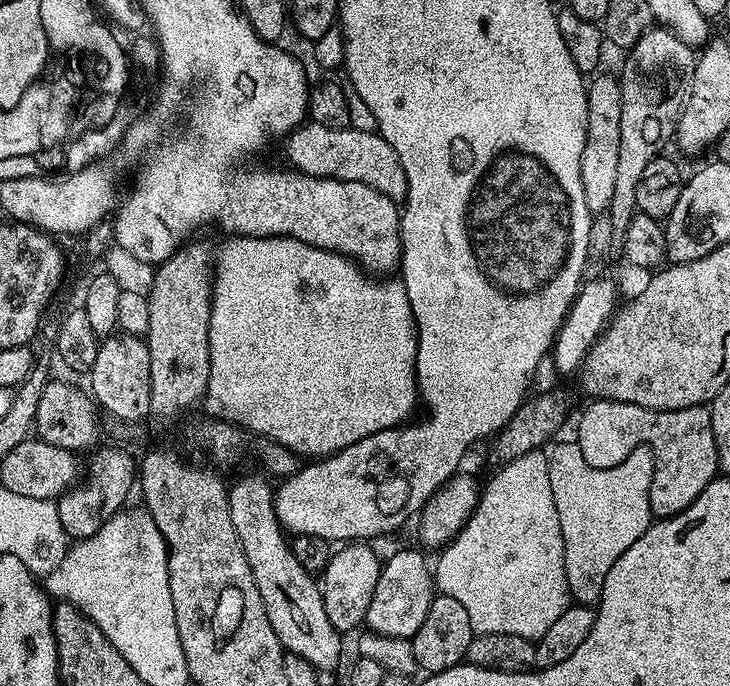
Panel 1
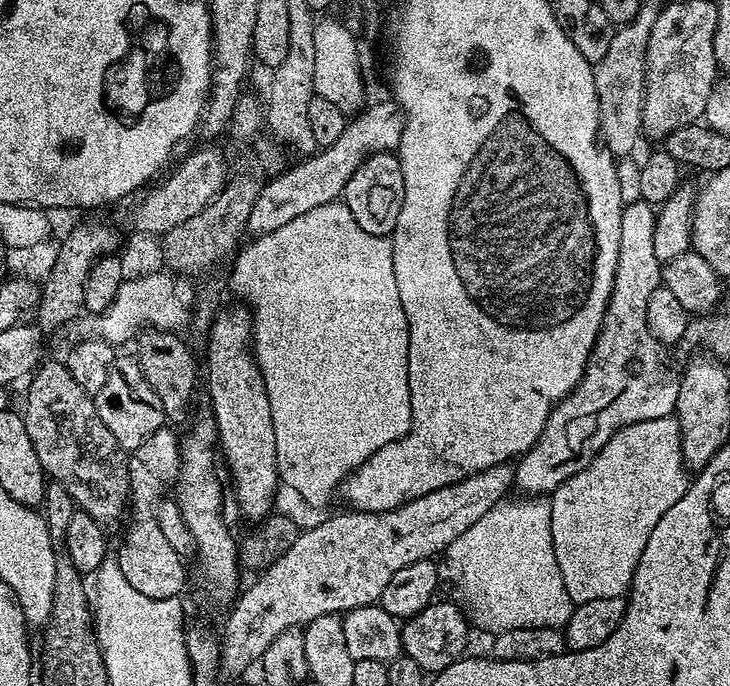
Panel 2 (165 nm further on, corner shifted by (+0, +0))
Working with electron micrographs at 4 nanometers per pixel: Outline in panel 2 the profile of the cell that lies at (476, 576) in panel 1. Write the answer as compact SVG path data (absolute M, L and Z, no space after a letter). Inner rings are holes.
M544 498L512 499L501 500L486 510L486 514L482 514L482 518L478 518L478 522L466 530L466 534L458 534L458 538L454 538L454 542L444 549L442 561L448 567L448 576L456 583L461 596L459 599L475 627L477 624L485 628L488 634L534 626L563 629L574 605L570 594L566 594L566 582L562 582L558 558L554 558L554 534L550 530L552 505Z

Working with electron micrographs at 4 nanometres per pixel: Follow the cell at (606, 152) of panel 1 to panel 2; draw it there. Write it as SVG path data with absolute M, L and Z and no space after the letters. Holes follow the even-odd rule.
M646 2L638 10L629 24L621 24L613 31L610 47L602 62L594 65L594 86L598 94L598 114L600 115L600 135L603 147L613 157L631 157L636 139L641 139L641 120L644 100L644 63L647 43L654 27L657 5Z

